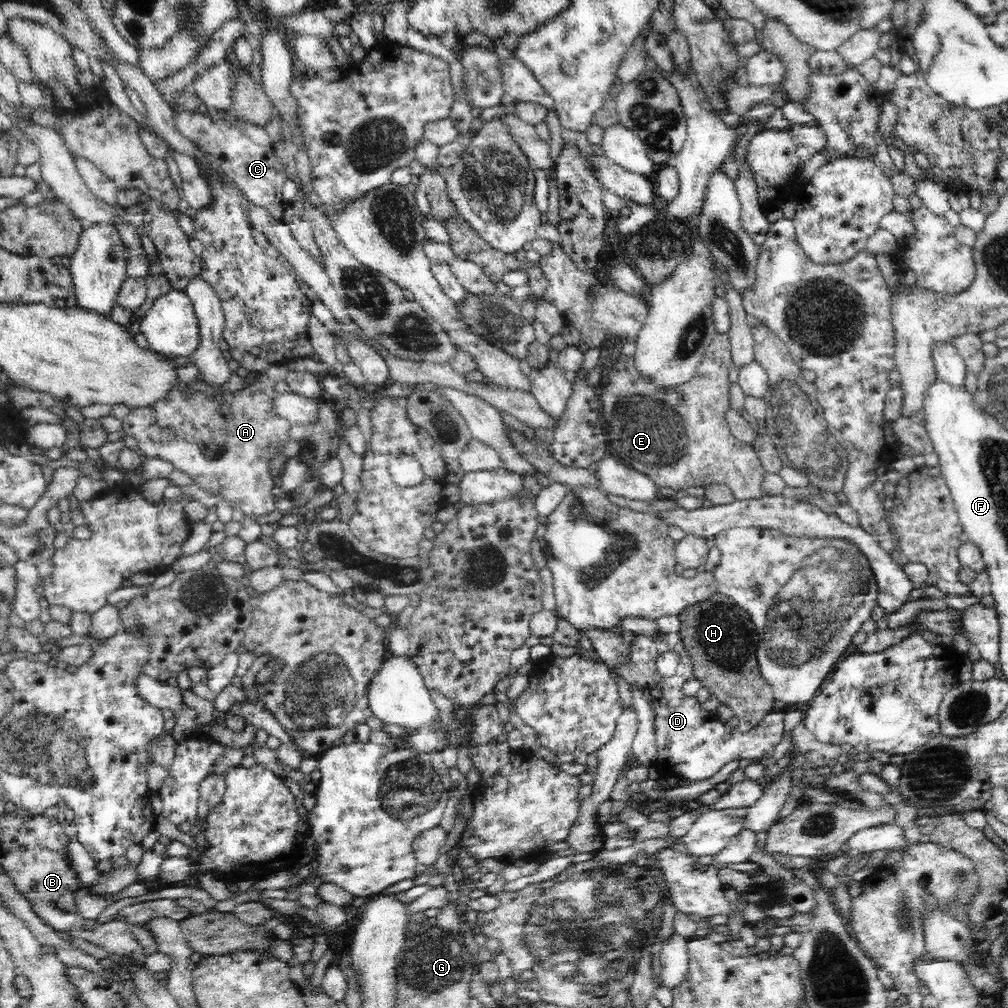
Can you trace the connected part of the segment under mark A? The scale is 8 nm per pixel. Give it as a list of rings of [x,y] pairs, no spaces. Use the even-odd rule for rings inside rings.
[[[261,372],[260,376],[258,376],[258,380],[256,380],[249,391],[236,391],[233,394],[228,394],[225,397],[217,397],[216,399],[207,398],[206,394],[201,392],[191,392],[190,396],[185,397],[183,394],[184,388],[175,387],[169,390],[166,397],[162,397],[161,400],[158,400],[155,404],[132,409],[130,414],[128,414],[123,421],[123,431],[137,442],[140,454],[142,454],[144,458],[159,458],[168,461],[173,465],[175,470],[180,470],[188,474],[191,478],[194,478],[196,484],[202,486],[204,490],[214,492],[214,494],[216,494],[216,492],[224,492],[224,494],[220,494],[220,496],[224,496],[224,498],[230,502],[232,508],[242,510],[245,515],[251,517],[264,516],[264,514],[270,514],[270,512],[275,510],[274,495],[272,495],[272,489],[275,488],[275,486],[274,478],[269,470],[270,462],[280,454],[280,450],[284,448],[284,444],[289,441],[288,430],[291,430],[293,427],[290,422],[279,418],[275,412],[273,405],[279,396],[278,392],[276,392],[276,385],[276,382],[273,382],[264,372]]]

